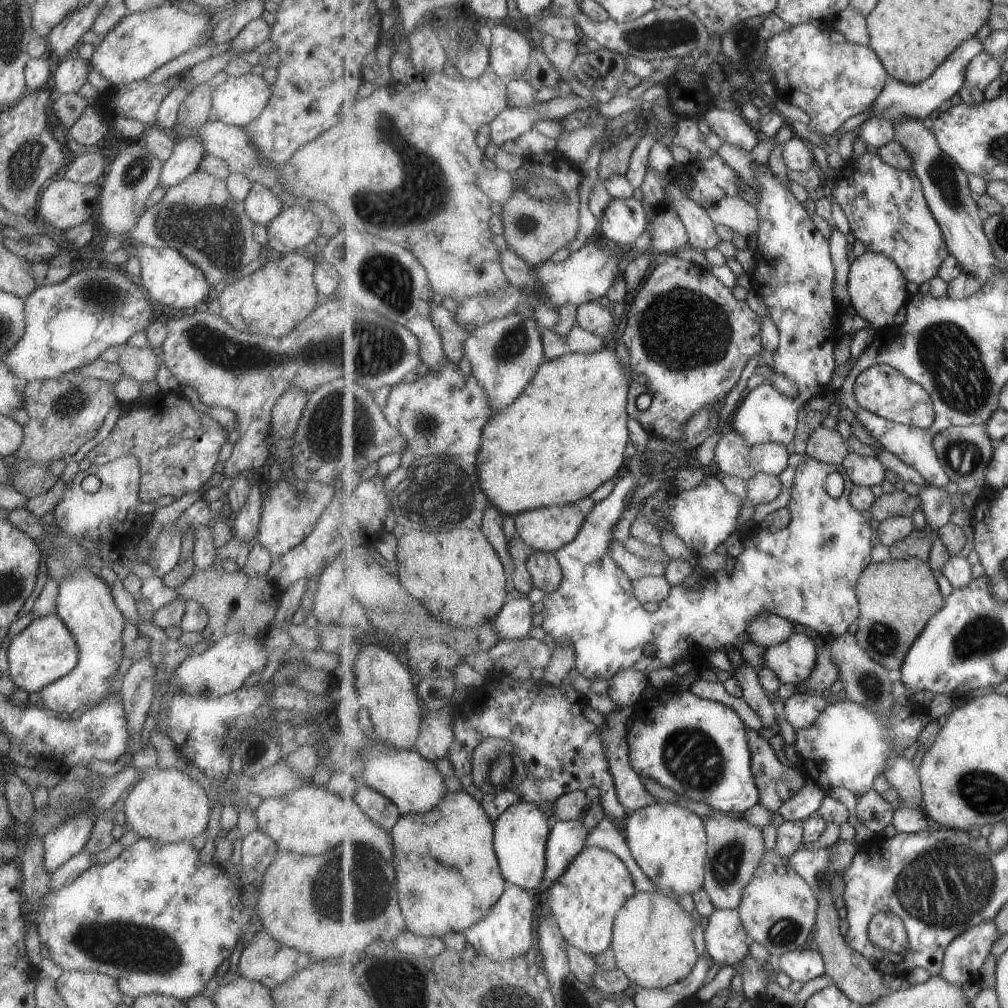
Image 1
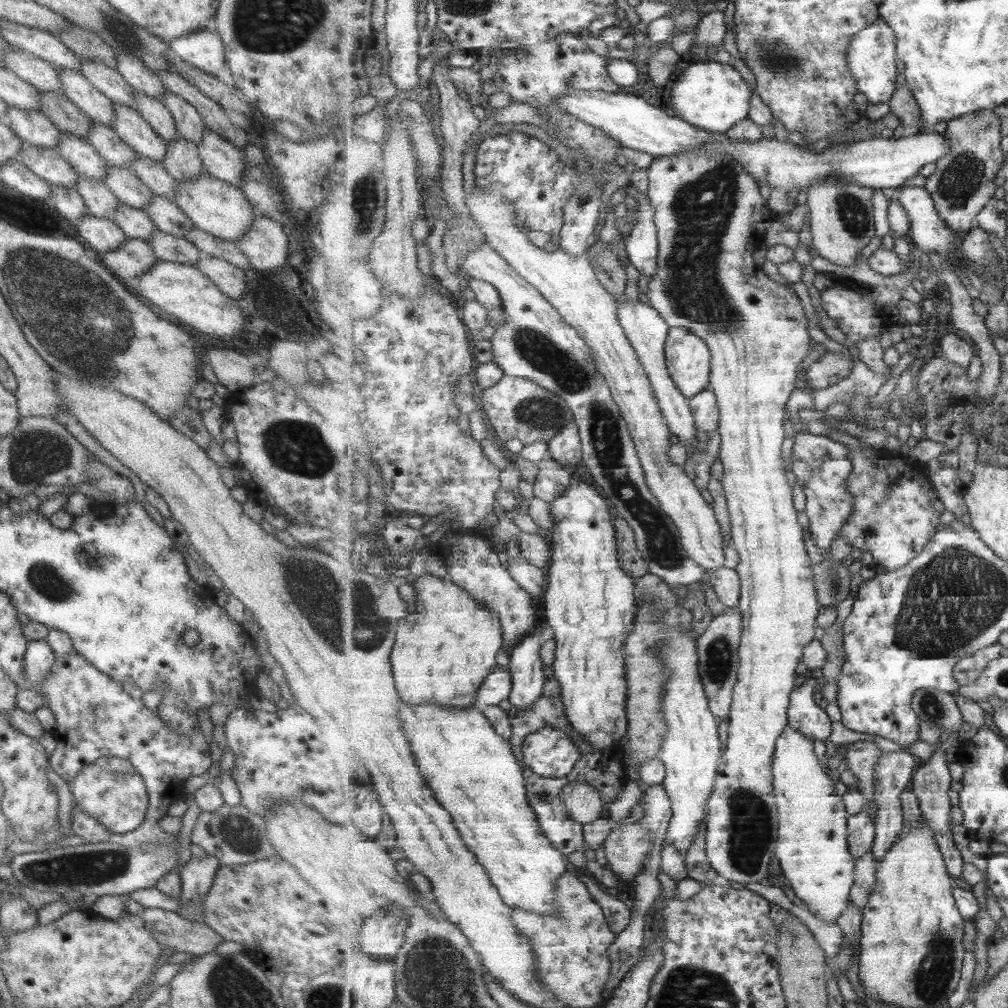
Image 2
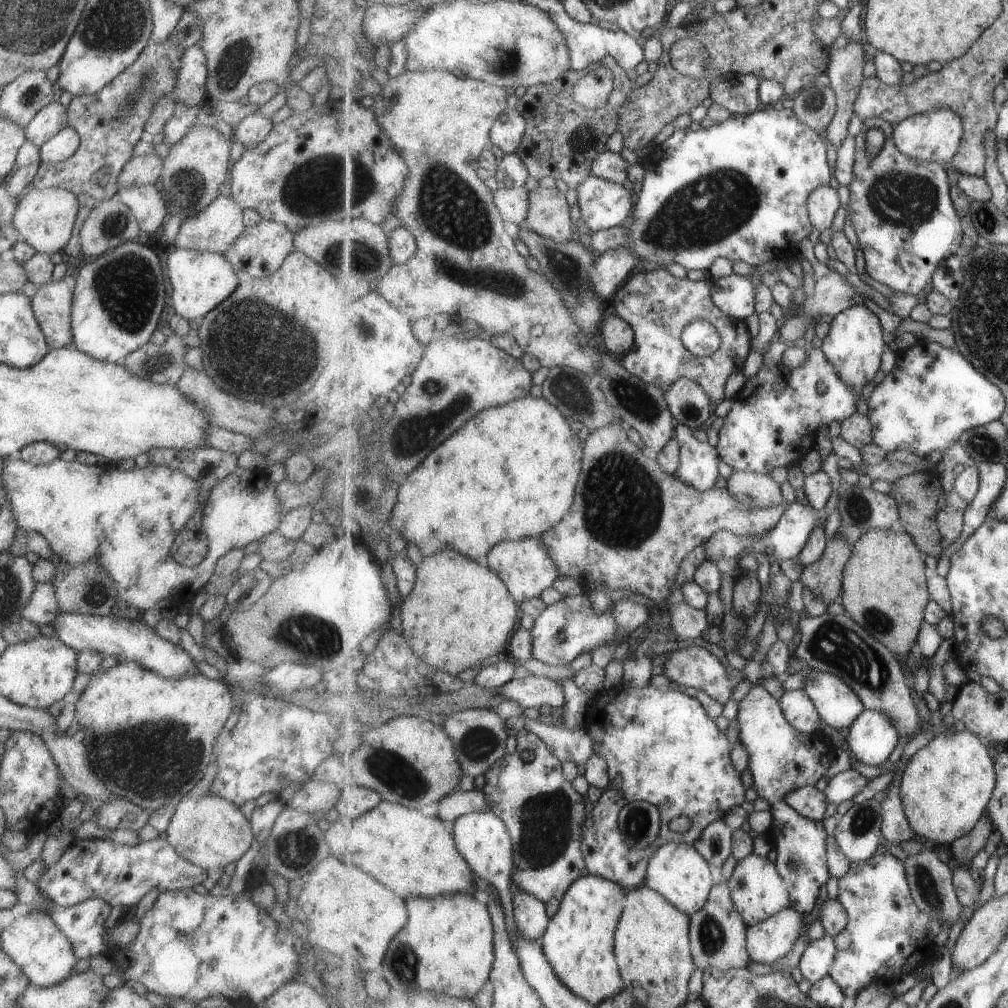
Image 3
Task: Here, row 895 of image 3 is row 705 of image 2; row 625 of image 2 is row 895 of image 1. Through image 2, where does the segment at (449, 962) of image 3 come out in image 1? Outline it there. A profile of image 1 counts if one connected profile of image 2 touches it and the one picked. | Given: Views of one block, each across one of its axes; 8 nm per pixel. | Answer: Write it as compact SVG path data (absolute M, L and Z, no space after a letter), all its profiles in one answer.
M463 788L447 793L430 813L402 815L391 832L400 905L408 928L417 936L463 934L487 918L509 885L495 854L494 822L482 802Z

